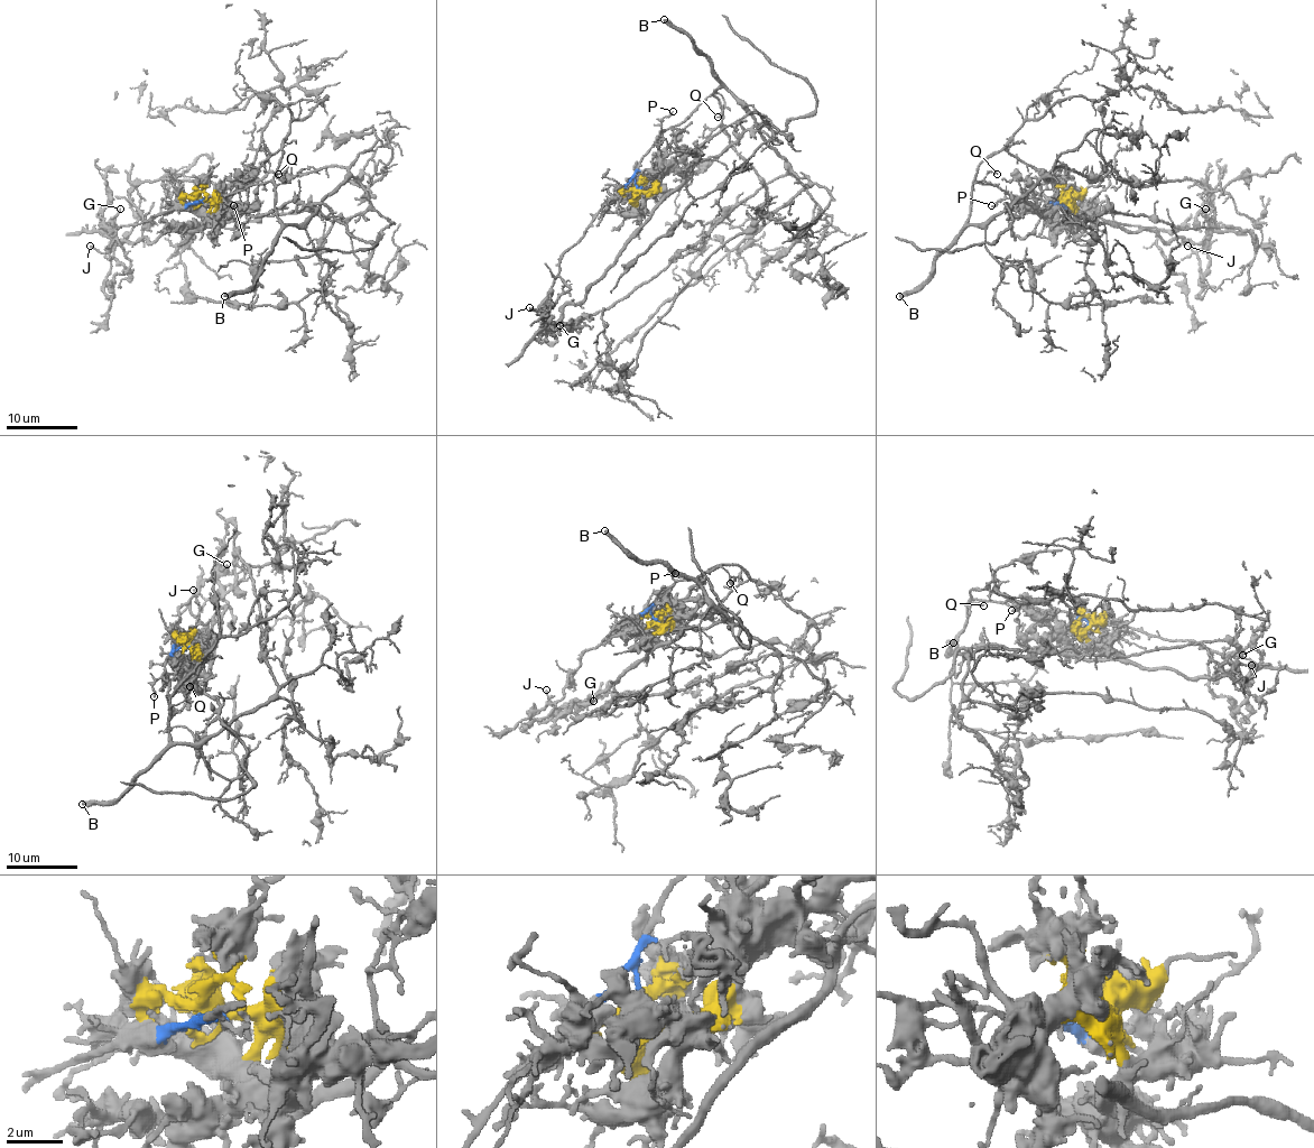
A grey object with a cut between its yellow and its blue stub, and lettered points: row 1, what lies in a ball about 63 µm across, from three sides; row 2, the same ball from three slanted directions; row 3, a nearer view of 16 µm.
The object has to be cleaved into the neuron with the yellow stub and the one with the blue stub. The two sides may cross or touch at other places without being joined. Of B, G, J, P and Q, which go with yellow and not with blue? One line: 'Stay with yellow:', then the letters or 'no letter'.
Stay with yellow: G, J

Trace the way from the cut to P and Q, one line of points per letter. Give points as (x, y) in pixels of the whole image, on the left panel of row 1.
P: (200, 201), (222, 195), (233, 206)
Q: (200, 201), (219, 198), (252, 185), (285, 181), (283, 173), (278, 174)

